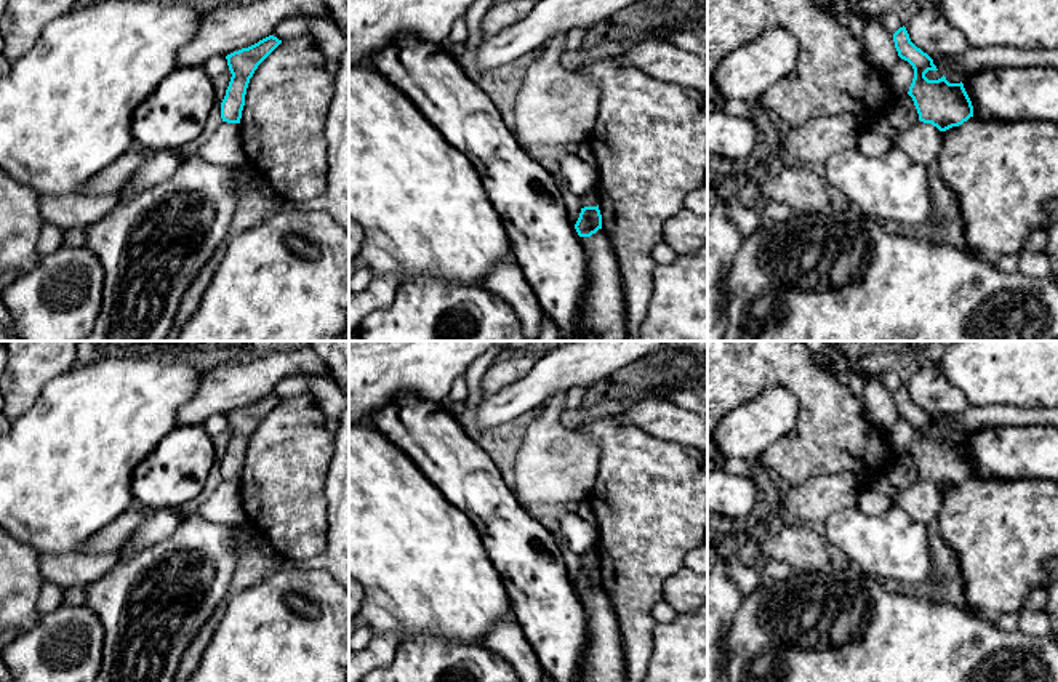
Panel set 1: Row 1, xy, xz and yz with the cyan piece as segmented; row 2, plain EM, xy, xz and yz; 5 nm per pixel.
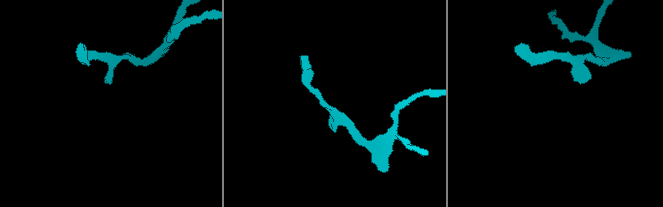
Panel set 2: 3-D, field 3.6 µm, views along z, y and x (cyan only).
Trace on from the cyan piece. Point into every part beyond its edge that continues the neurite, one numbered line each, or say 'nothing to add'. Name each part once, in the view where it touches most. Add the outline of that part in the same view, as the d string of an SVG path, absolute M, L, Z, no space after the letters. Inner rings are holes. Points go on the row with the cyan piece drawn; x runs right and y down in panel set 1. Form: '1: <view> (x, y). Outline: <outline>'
nothing to add

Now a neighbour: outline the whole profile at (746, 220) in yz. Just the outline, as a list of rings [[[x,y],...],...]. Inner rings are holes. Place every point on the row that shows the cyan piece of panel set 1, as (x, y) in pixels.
[[[735,197],[727,200],[725,213],[743,237],[754,234],[763,223],[763,218],[755,210],[744,207]]]

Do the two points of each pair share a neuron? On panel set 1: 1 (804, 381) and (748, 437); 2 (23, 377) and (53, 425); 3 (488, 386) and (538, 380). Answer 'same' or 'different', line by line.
1: different
2: different
3: different

